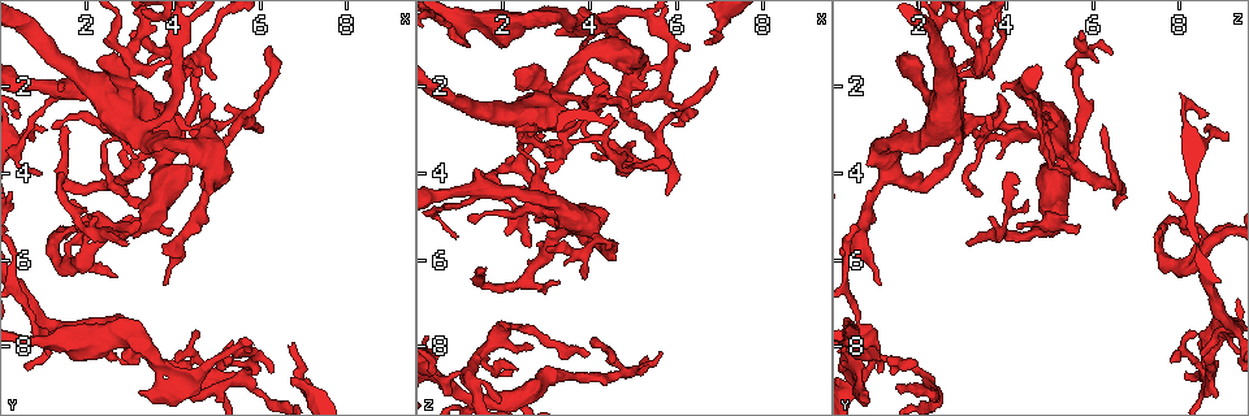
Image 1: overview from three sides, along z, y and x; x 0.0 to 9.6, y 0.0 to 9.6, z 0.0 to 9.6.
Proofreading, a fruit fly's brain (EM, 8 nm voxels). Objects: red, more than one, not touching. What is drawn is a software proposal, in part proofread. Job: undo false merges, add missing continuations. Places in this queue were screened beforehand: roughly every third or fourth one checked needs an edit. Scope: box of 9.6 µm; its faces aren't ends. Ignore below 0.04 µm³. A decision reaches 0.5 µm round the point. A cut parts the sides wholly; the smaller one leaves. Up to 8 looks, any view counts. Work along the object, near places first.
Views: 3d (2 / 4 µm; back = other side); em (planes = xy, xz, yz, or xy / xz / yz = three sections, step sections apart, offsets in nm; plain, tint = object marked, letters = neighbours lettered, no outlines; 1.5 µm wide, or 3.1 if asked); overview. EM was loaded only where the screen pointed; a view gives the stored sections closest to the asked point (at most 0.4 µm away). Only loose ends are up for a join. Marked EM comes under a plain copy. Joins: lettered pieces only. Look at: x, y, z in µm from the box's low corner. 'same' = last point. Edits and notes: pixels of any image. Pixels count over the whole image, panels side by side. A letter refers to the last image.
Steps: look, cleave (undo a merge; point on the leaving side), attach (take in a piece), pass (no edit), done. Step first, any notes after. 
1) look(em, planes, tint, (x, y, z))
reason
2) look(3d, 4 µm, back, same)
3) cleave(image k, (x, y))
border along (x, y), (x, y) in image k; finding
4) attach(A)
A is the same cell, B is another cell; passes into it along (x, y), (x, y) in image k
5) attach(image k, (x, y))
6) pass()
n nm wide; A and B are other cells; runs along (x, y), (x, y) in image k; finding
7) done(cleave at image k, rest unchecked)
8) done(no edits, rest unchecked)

look(em, xz, step 4, letters, (4.75, 8.70, 8.60))

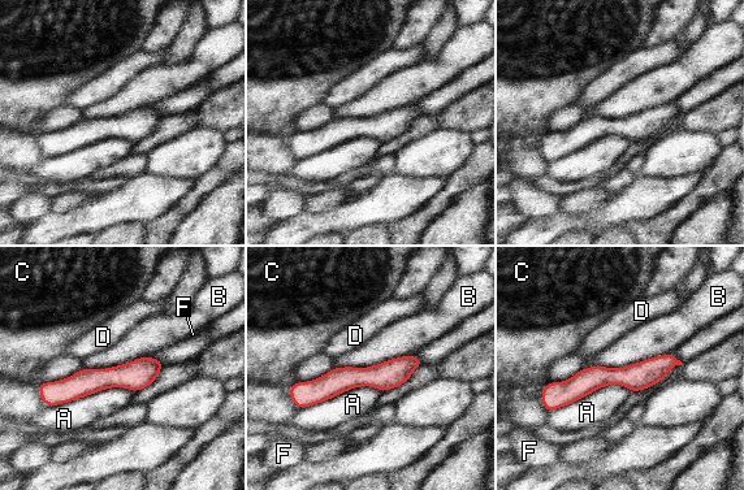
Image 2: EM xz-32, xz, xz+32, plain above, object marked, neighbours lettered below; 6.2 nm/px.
pass()
A, B, C, D and F are other cells; runs along (418, 361), (386, 376), (305, 386) in image 2; one neuron here

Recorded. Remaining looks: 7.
look(em, xz, step 4, tint, (3.90, 1.35, 6.40))
thin end

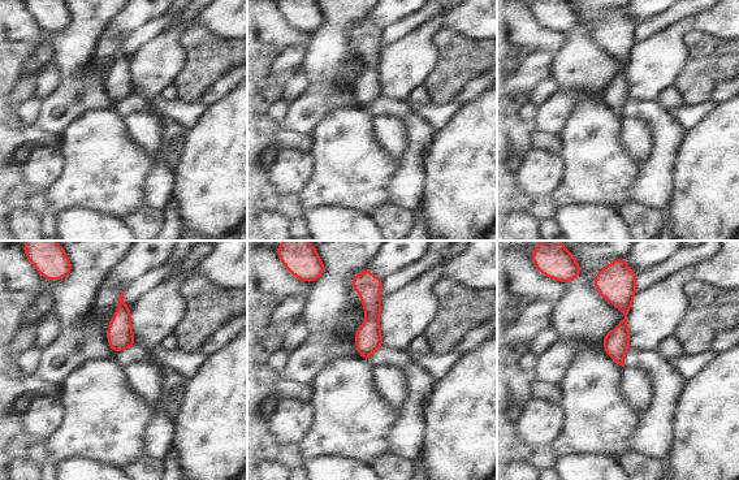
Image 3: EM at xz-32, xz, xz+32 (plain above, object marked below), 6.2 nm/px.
look(em, planes, letters, same)
cut it another way

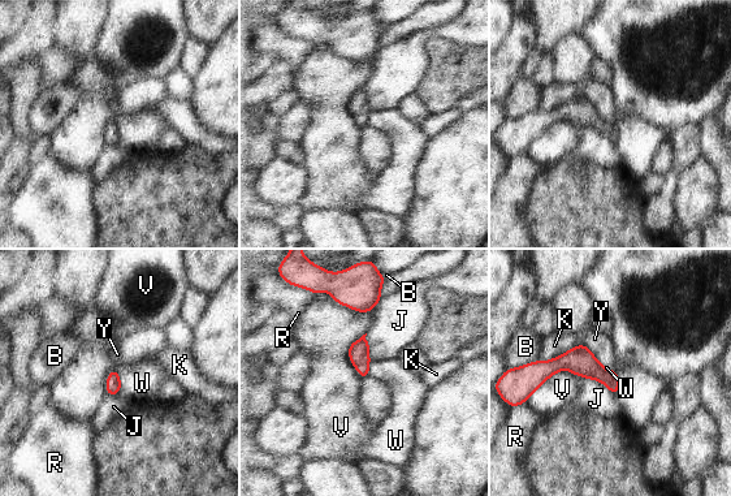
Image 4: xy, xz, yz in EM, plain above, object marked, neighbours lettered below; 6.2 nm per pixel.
pass()
B, J, K, R, V, W and Y are other cells; border along (575, 375), (598, 380), (615, 396) in image 4; no lettered piece goes on from it

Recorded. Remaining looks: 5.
look(em, xy, step 8, tint, (3.20, 0.85, 3.60))
sharp bend

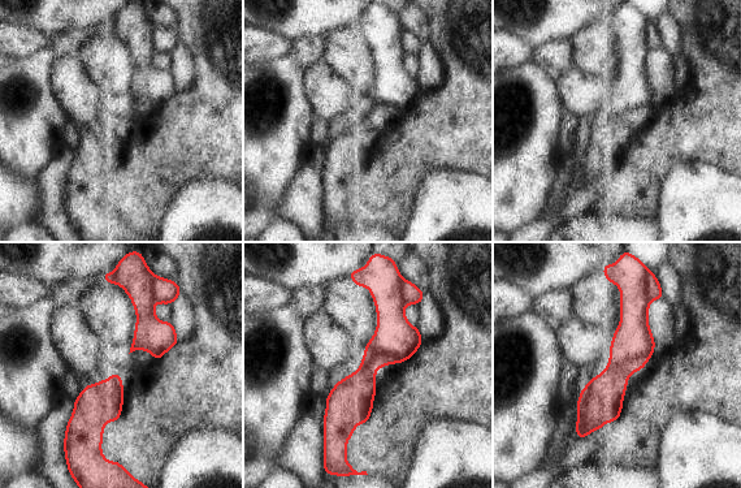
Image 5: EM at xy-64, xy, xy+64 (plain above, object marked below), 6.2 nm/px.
look(em, planes, letters, same)
another direction

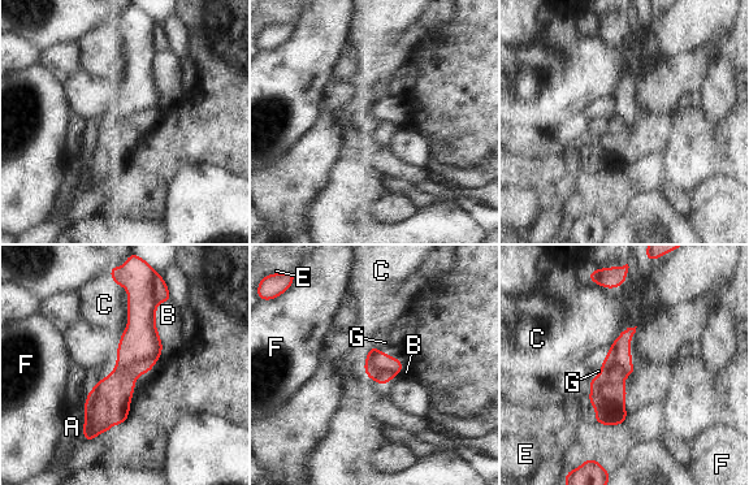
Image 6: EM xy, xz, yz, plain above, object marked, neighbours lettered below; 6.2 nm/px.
cleave(image 6, (137, 276))
190 nm wide; A, B, C, E, F and G are other cells; a second neuron is stuck on

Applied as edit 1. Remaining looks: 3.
done(cleave at image 6, rest unchecked)

